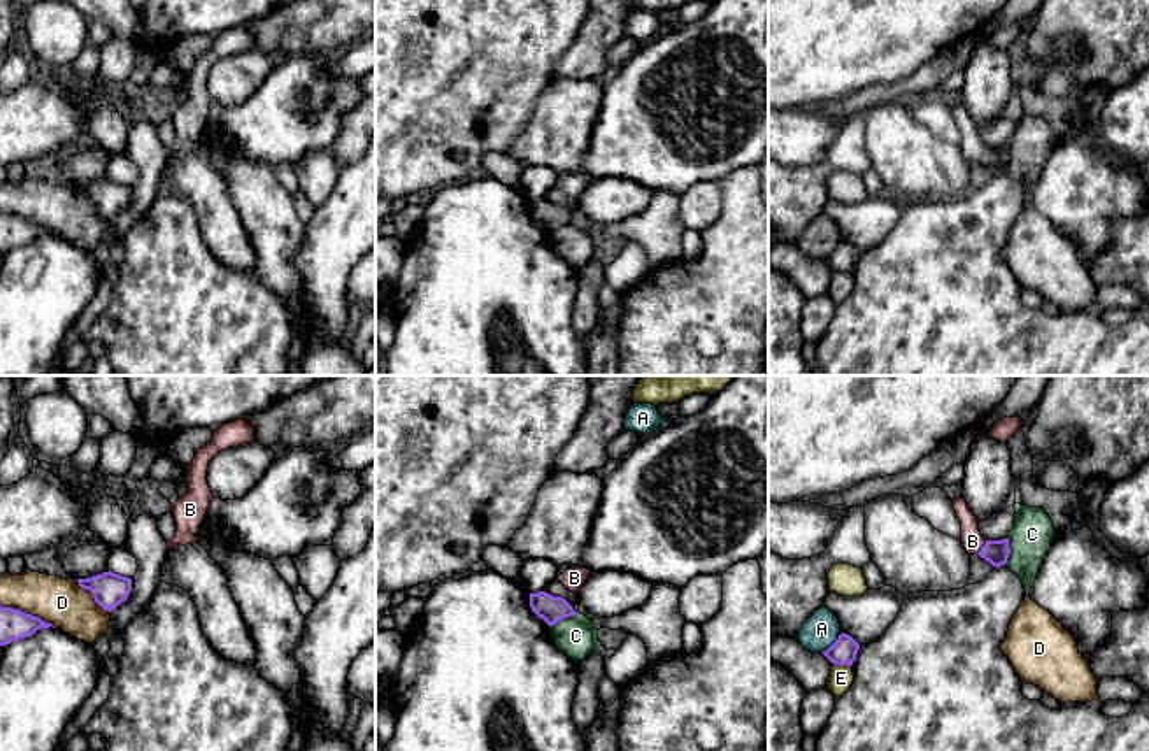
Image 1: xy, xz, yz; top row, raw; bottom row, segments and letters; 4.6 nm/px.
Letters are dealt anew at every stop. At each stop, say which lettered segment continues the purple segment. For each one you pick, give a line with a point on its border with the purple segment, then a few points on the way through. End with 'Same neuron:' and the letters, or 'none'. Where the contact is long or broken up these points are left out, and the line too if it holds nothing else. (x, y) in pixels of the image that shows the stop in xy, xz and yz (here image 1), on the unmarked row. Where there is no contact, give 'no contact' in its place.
B: meets purple in yz at (981, 155); runs through yz (995, 158), (981, 155), (972, 148)
Same neuron: B

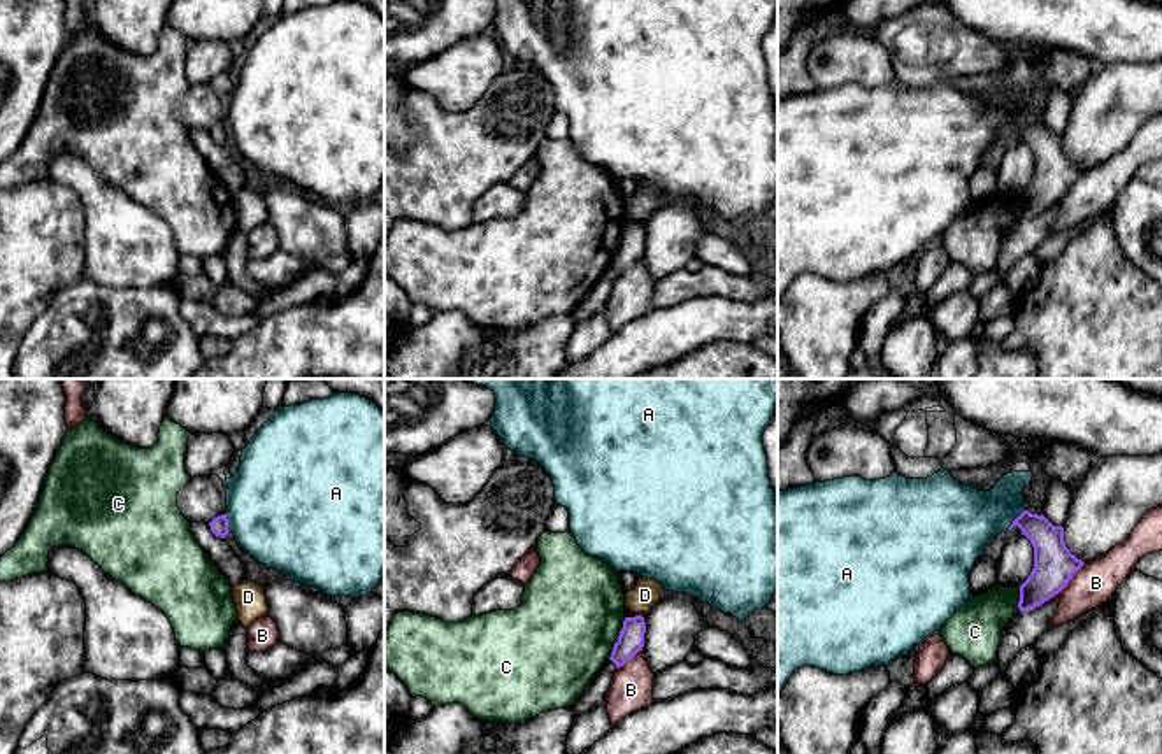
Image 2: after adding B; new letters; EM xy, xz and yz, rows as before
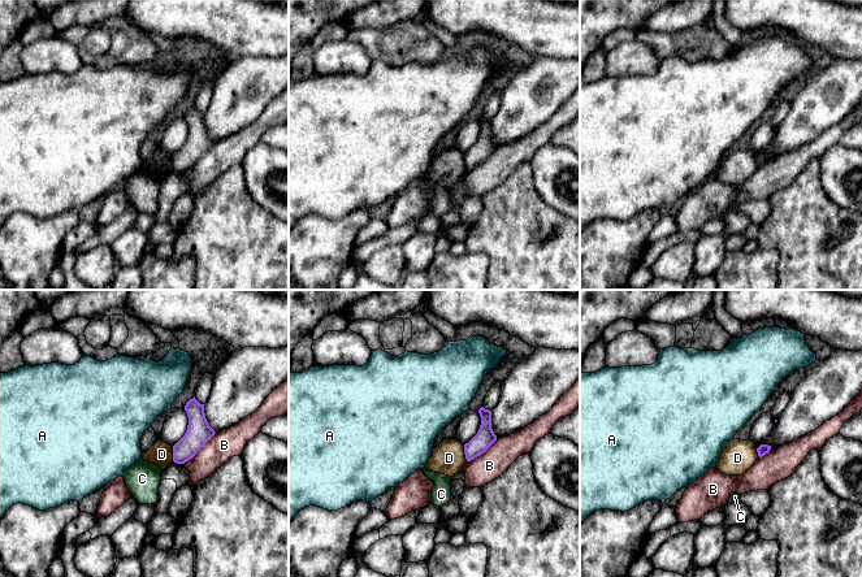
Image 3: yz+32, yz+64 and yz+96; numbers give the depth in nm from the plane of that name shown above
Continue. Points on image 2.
Same neuron: none

